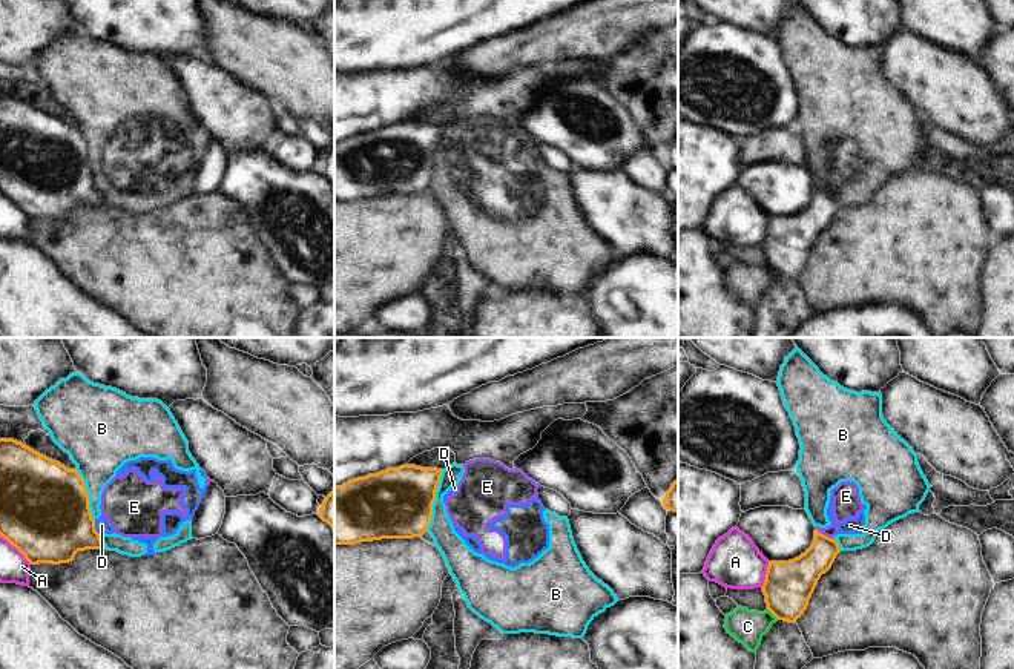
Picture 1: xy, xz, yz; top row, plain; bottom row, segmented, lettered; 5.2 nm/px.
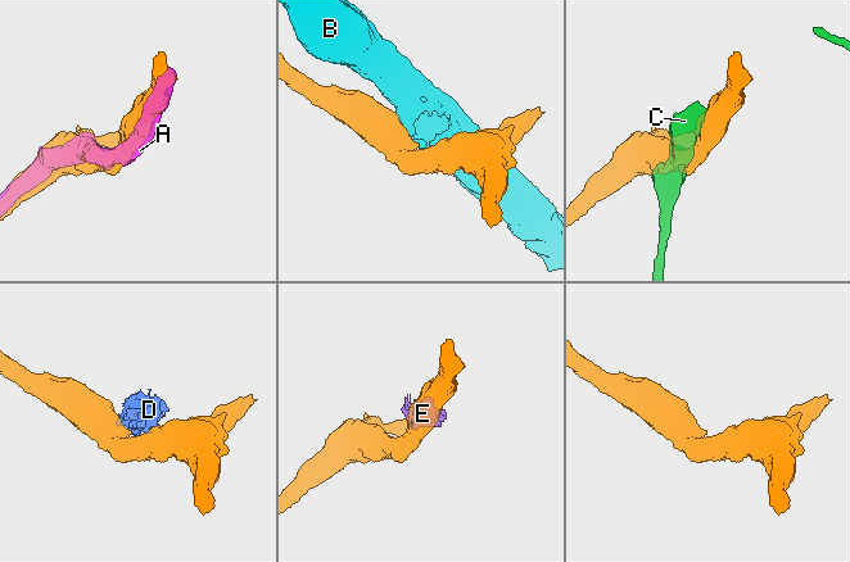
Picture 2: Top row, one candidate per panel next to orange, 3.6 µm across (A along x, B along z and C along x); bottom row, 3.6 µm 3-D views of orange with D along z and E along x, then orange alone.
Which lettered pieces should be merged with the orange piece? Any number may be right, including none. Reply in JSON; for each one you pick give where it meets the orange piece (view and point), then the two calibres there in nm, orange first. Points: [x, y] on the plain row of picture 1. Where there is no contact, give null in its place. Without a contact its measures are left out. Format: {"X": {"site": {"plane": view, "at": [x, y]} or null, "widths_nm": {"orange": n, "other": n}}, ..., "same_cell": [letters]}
{"same_cell": []}

